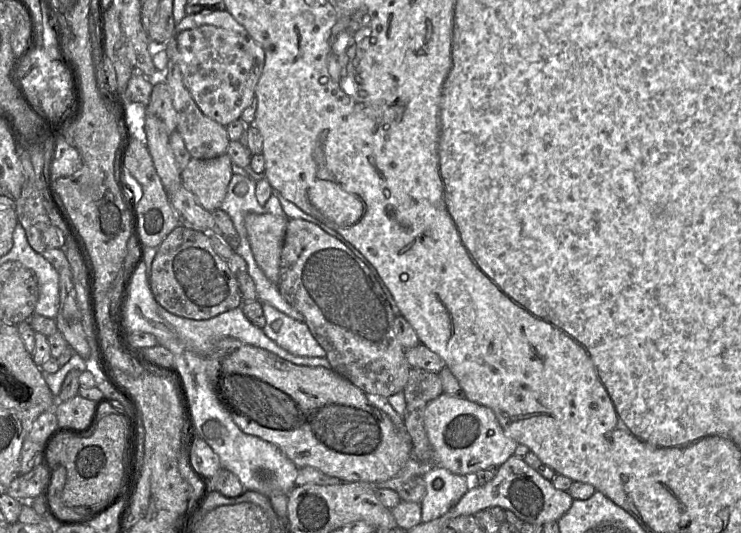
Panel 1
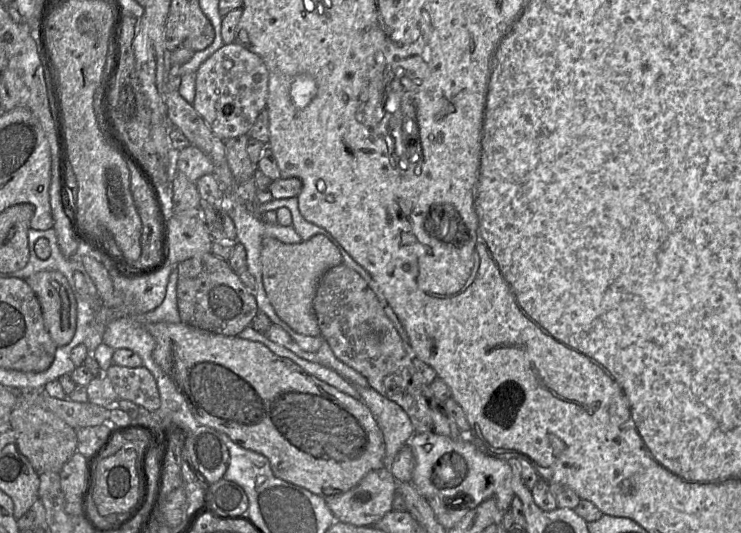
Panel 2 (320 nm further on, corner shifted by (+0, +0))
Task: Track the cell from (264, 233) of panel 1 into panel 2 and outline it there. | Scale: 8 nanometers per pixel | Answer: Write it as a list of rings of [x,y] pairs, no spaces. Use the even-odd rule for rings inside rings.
[[[316,234],[297,244],[286,244],[273,237],[264,237],[260,261],[266,295],[277,316],[296,333],[320,336],[313,300],[322,275],[343,263],[338,248],[322,234]]]

